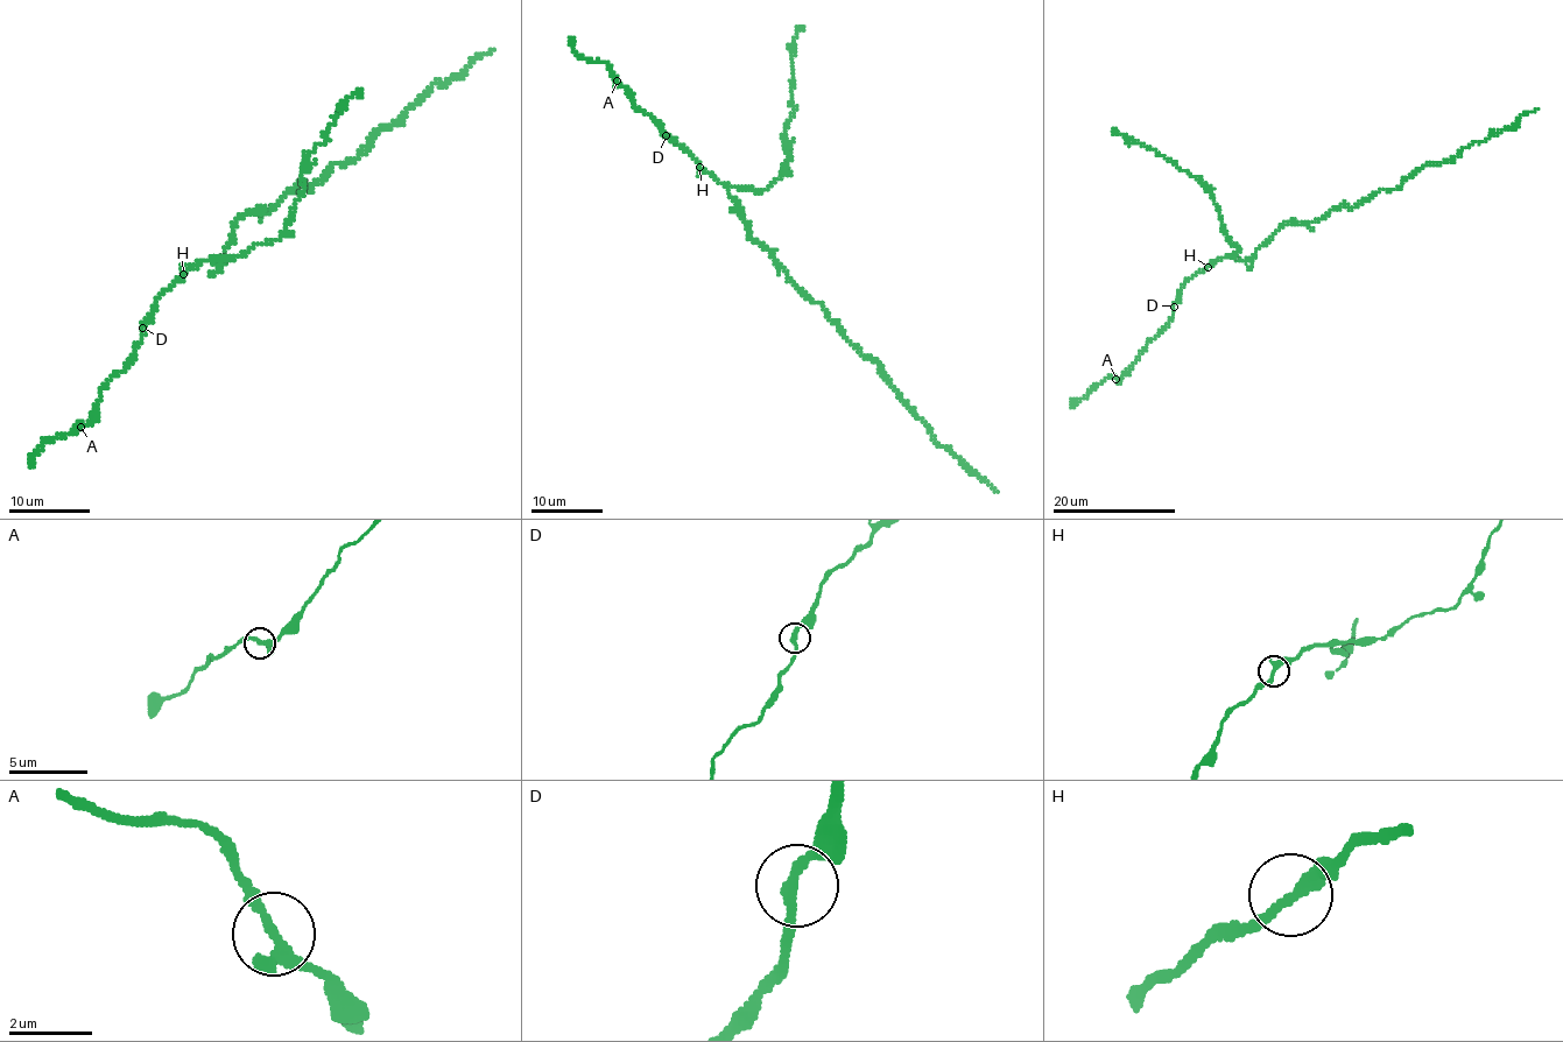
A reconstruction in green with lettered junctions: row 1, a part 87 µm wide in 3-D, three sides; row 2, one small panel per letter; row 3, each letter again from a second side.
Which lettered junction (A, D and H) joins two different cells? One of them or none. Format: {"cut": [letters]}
{"cut": ["H"]}

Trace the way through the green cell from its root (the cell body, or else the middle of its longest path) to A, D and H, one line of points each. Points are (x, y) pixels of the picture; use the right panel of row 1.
A: (1282, 225), (1252, 257), (1219, 258), (1185, 282), (1174, 303), (1168, 326), (1146, 344), (1132, 368), (1116, 379)
D: (1282, 225), (1252, 257), (1219, 258), (1201, 270), (1182, 287), (1174, 307)
H: (1282, 225), (1252, 257), (1219, 258), (1208, 267)

